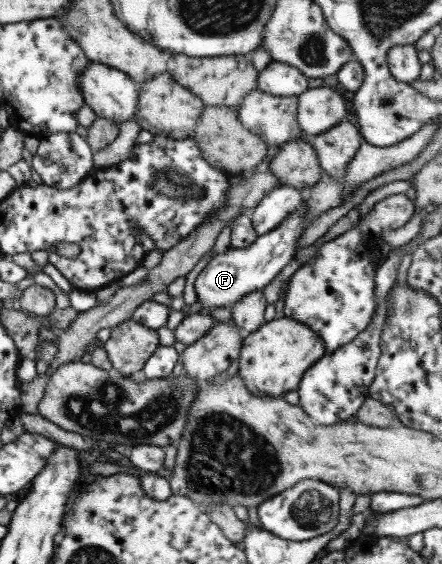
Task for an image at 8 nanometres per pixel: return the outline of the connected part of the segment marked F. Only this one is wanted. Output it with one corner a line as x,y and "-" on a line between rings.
302,197
302,204
290,212
276,228
268,233
257,235
254,242
246,248
228,247
222,253
214,254
204,268
198,273
193,282
196,301
200,304
200,313
207,314
211,307
230,307
238,299
254,290
262,289
272,281
272,278
294,258
296,241
306,229
304,217
308,217
306,198

